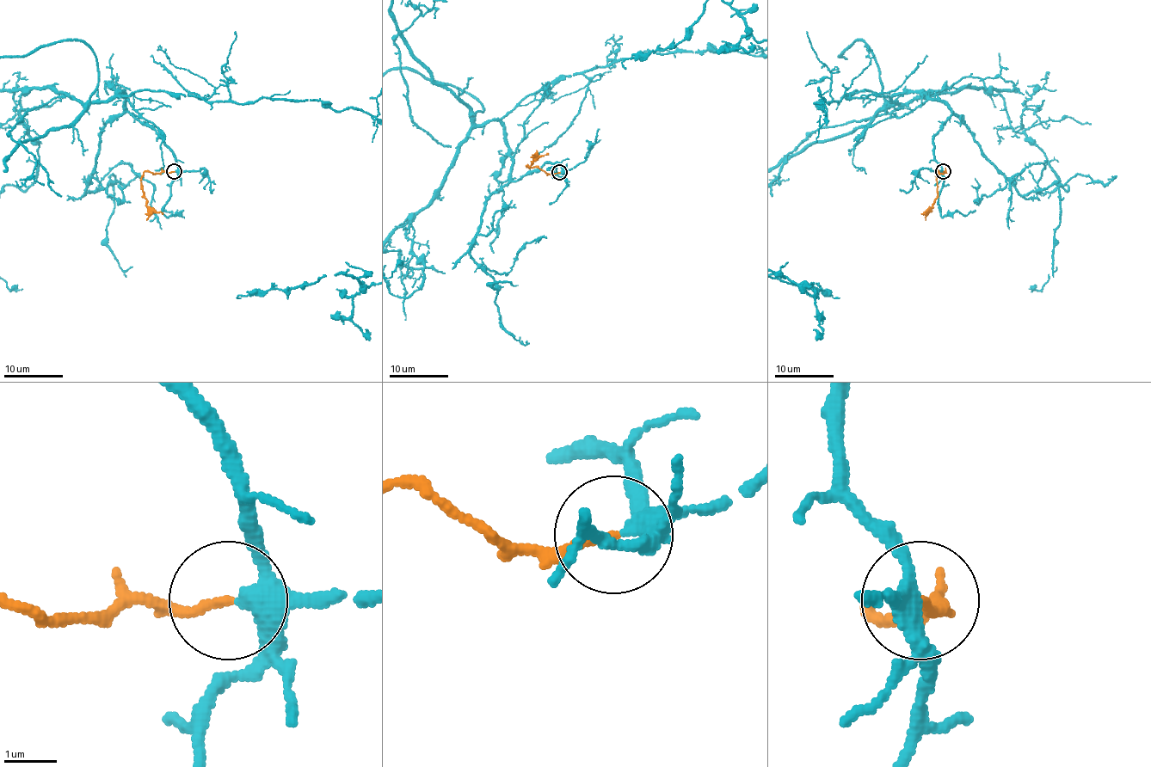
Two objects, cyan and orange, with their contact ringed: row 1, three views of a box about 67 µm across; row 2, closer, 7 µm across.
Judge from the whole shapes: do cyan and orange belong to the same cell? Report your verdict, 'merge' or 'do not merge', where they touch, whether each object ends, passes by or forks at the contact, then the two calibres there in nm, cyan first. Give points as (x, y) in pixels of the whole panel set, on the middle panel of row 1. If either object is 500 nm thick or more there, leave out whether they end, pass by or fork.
merge; at (559, 172); cyan forks there; orange ends there; 280 nm thick on the cyan side, 160 nm on the other

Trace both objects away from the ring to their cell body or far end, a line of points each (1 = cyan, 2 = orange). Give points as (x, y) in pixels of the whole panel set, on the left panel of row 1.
1: (174, 171), (174, 153), (128, 110), (122, 93), (89, 101), (97, 63), (81, 41)
2: (174, 171), (144, 171), (140, 181), (146, 205), (163, 214)

